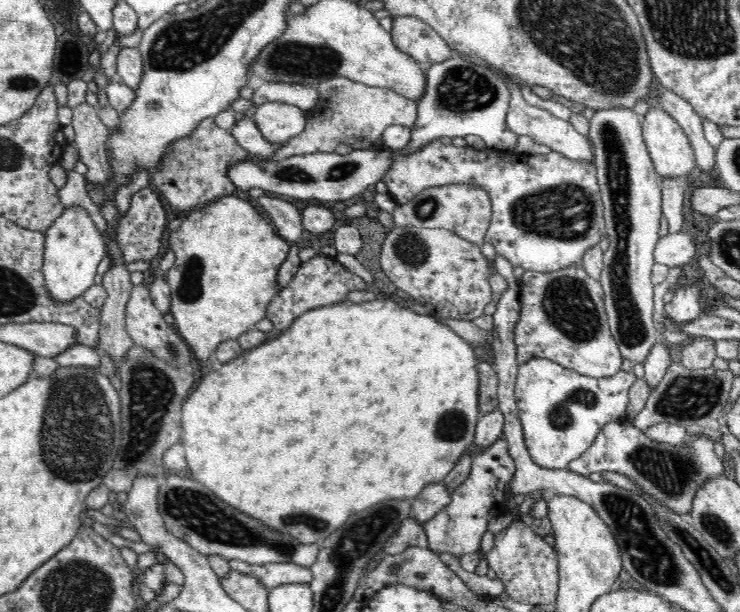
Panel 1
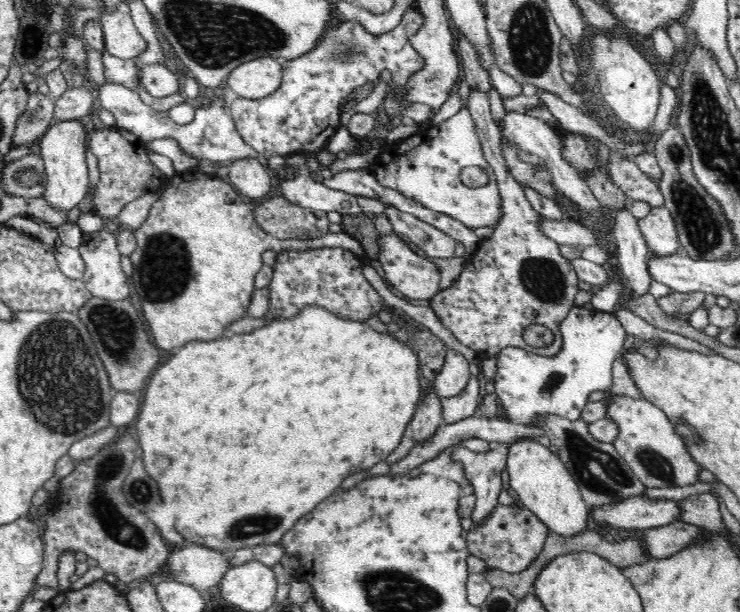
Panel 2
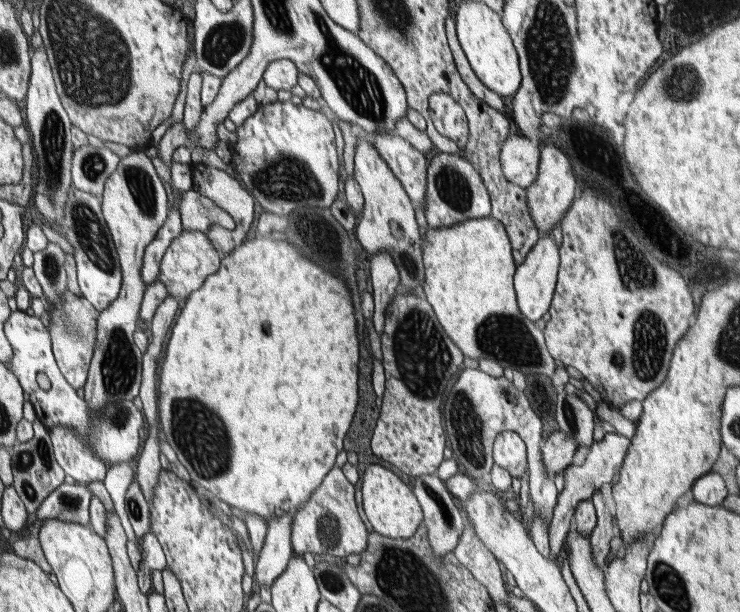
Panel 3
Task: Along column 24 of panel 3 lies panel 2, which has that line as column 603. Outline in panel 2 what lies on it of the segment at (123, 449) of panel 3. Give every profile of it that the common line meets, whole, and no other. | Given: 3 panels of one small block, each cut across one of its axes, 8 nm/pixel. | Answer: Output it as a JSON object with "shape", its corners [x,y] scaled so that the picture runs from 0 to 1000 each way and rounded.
{"shape":[[[773,503],[757,526],[762,572],[754,585],[716,578],[700,565],[684,565],[673,578],[673,608],[668,621],[670,647],[681,686],[719,699],[727,676],[751,676],[768,686],[784,686],[784,673],[797,644],[816,641],[827,631],[827,595],[832,572],[843,565],[846,542],[830,513],[800,510],[795,503]]]}

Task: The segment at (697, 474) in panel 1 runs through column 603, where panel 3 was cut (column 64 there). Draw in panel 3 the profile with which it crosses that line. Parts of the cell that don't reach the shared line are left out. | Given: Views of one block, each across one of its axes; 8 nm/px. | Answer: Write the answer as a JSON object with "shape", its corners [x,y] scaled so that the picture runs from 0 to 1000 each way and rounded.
{"shape":[[[74,696],[66,703],[66,722],[72,725],[72,748],[85,765],[88,781],[101,791],[136,788],[145,775],[142,755],[126,748],[123,735],[115,732],[115,722],[101,716],[96,699]]]}

